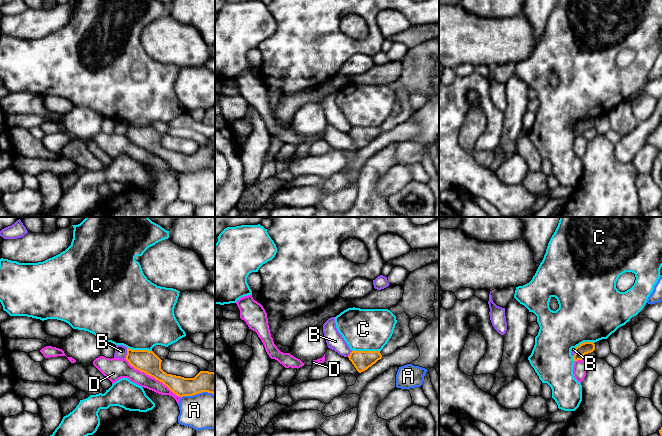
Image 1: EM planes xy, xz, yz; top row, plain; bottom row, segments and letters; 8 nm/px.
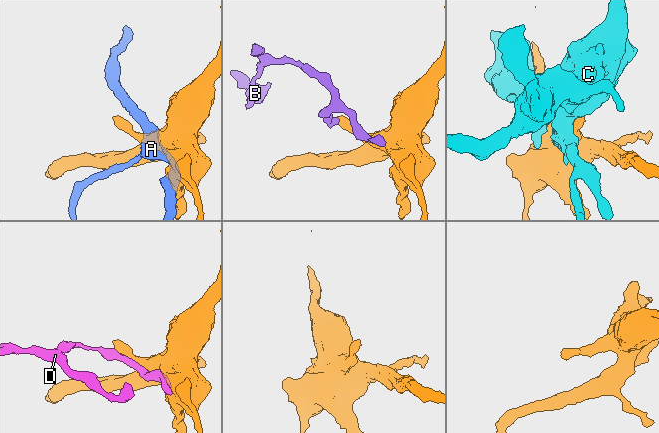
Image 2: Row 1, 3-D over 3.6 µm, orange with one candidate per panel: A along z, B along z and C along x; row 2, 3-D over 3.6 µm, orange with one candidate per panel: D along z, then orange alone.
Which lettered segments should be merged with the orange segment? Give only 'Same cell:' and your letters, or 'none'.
Same cell: none

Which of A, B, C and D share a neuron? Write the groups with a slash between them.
A / B / C / D

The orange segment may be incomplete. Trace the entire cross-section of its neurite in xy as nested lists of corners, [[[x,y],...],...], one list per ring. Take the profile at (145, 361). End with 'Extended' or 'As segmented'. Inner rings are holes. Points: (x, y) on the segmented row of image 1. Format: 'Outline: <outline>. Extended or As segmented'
Outline: [[[127,348],[125,358],[135,369],[146,373],[167,386],[179,397],[193,396],[202,392],[215,396],[215,373],[200,371],[194,378],[184,378],[167,374],[161,369],[162,360],[148,350],[132,350]]]. As segmented

